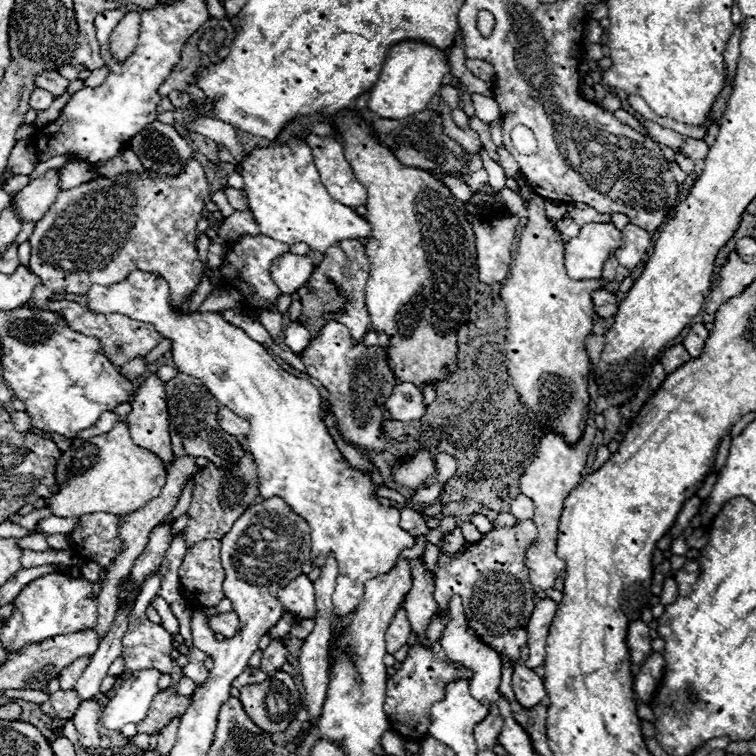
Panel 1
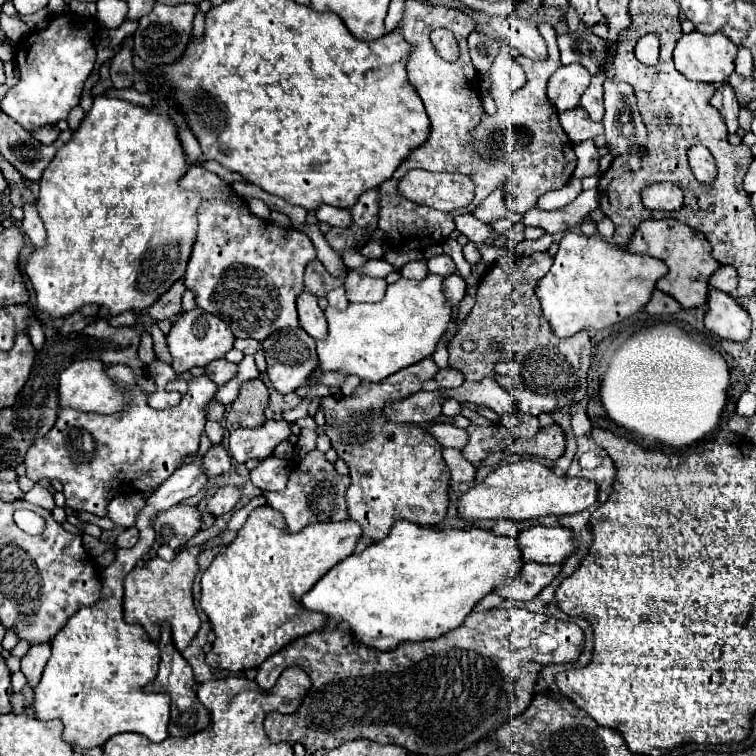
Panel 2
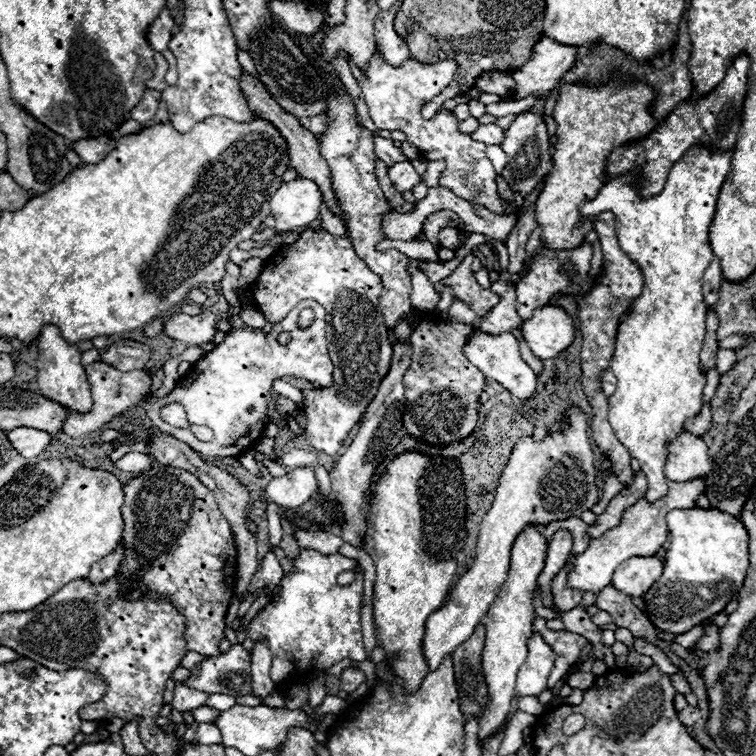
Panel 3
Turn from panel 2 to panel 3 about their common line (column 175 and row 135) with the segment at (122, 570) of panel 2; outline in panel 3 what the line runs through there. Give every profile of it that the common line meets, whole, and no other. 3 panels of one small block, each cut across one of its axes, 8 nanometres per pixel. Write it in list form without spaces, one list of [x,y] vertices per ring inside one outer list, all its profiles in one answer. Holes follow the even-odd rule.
[[[482,124],[476,132],[472,132],[472,138],[486,144],[500,144],[504,140],[504,134],[506,130],[496,124]]]

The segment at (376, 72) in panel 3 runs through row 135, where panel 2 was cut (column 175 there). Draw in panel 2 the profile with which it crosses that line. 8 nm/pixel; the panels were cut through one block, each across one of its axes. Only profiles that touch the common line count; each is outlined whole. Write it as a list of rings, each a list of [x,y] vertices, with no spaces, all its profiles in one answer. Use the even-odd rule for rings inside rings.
[[[114,364],[108,366],[108,374],[122,390],[128,392],[128,406],[112,416],[70,408],[60,410],[54,428],[44,438],[36,440],[24,458],[28,478],[34,482],[42,478],[60,480],[64,486],[66,506],[96,516],[106,516],[108,502],[118,494],[142,492],[152,486],[160,486],[178,468],[178,462],[184,456],[198,452],[206,424],[206,406],[218,388],[208,376],[192,378],[188,380],[188,392],[182,396],[180,404],[154,410],[146,404],[148,392],[140,388],[134,368]]]

